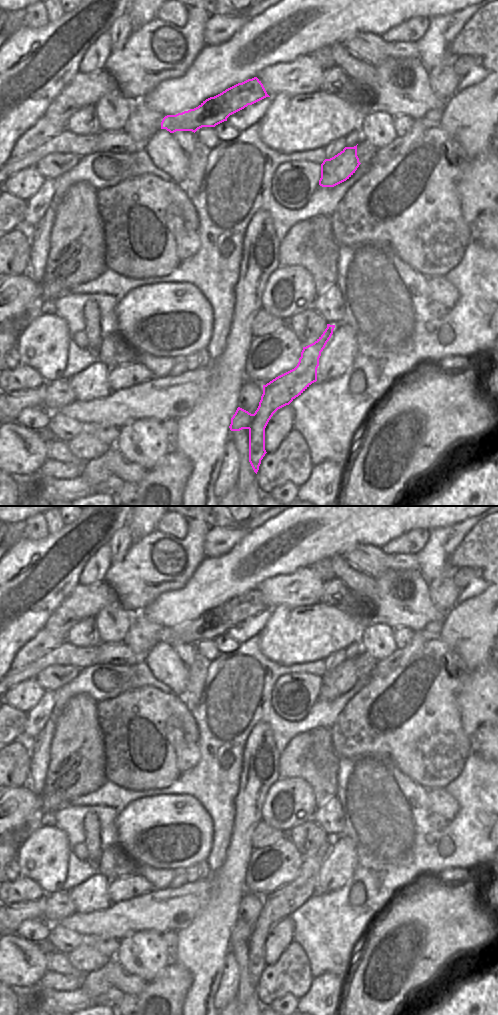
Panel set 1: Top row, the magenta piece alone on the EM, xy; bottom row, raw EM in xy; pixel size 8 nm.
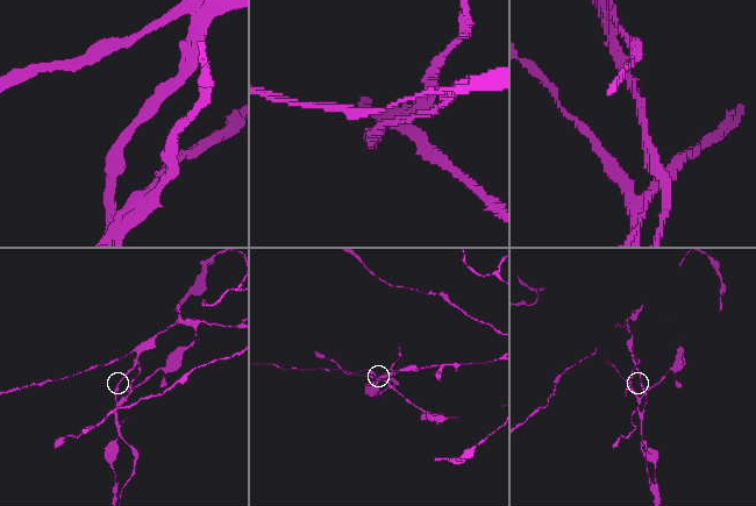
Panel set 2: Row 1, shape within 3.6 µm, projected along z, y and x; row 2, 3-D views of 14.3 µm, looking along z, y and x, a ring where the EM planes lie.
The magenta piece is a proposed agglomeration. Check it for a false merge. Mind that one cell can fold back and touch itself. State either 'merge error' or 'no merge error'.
merge error

